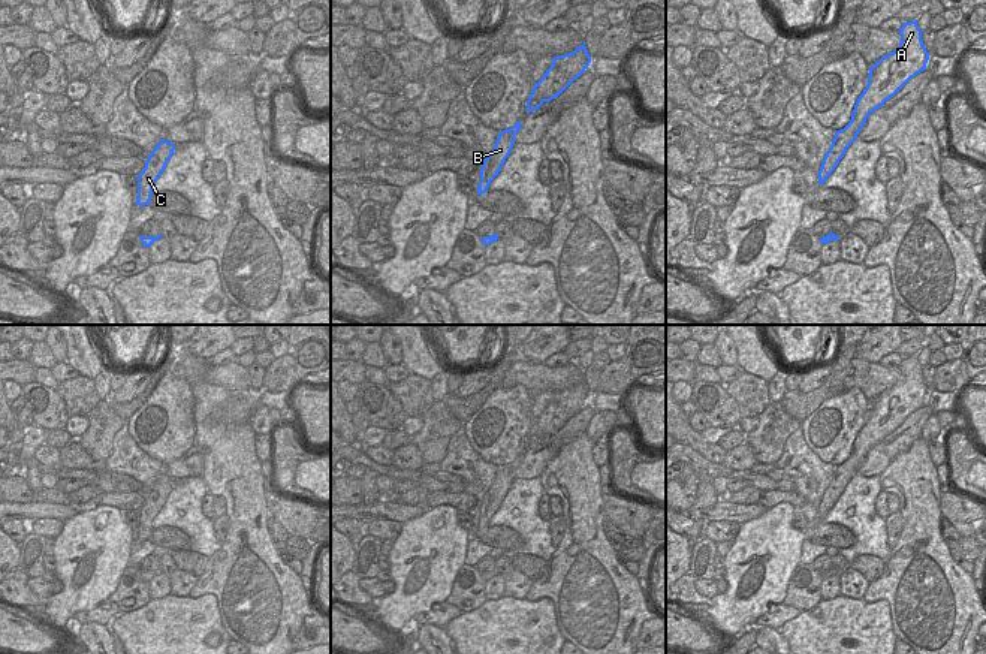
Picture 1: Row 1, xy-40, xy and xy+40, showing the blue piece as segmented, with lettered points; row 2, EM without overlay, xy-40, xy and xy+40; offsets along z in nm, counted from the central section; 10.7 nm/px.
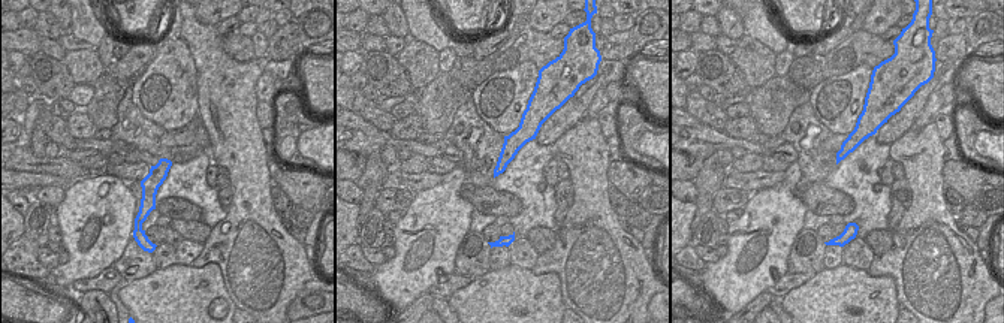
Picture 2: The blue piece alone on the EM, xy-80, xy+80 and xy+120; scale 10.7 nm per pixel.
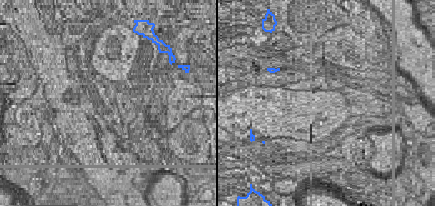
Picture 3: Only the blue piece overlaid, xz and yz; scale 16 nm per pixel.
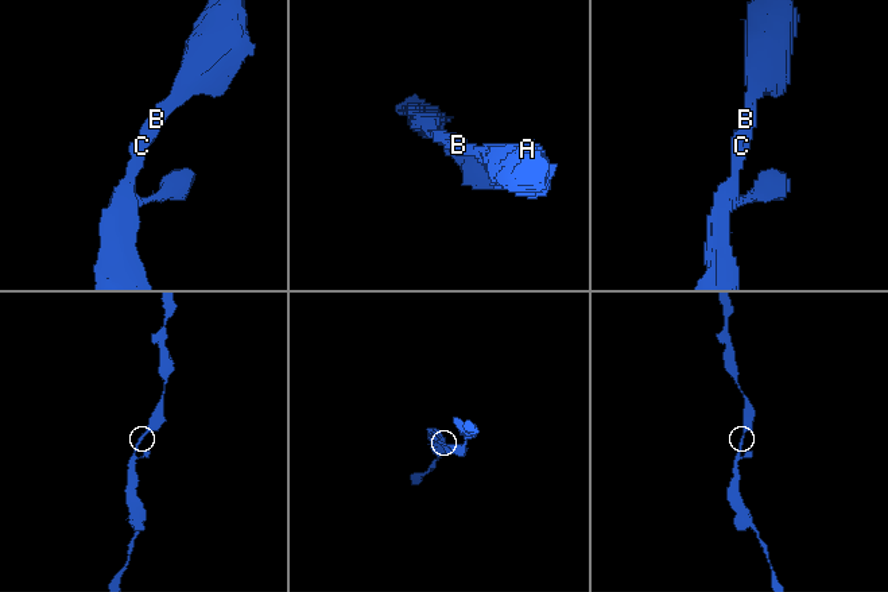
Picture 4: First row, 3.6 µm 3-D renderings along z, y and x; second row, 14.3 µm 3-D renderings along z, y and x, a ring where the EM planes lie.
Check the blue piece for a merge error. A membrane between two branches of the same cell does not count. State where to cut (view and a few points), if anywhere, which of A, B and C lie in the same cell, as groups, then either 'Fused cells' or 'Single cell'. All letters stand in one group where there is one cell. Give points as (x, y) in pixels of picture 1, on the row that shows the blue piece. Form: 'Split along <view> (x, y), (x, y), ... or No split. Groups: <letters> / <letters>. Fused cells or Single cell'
No split. Groups: A B C. Single cell.

